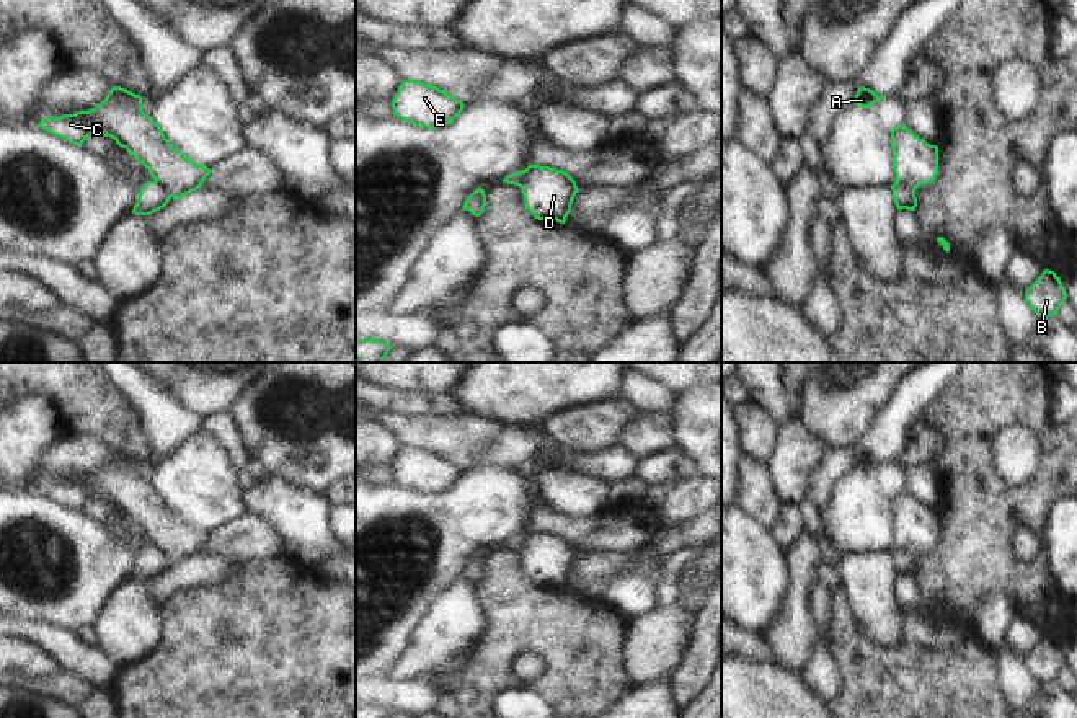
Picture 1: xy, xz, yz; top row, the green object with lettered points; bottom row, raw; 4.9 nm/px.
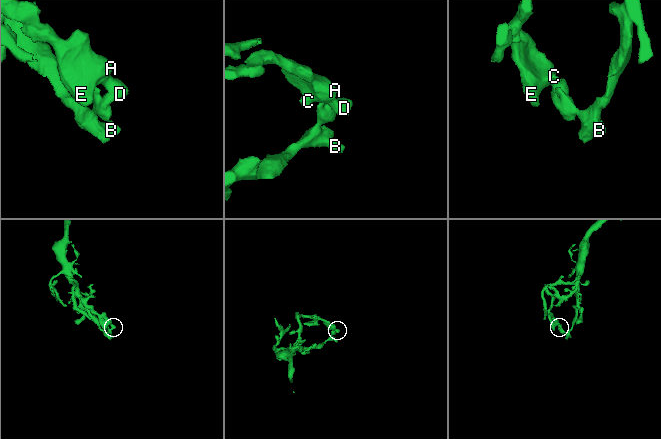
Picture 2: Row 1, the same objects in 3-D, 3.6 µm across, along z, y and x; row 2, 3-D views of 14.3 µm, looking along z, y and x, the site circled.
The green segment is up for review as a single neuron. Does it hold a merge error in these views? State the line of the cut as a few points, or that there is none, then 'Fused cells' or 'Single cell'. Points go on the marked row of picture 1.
Split along xy (155, 180), (172, 196). Fused cells.

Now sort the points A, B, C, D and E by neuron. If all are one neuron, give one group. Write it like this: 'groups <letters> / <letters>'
groups A C D E / B

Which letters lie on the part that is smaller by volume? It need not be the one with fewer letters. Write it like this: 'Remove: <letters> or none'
Remove: A, C, D, E

